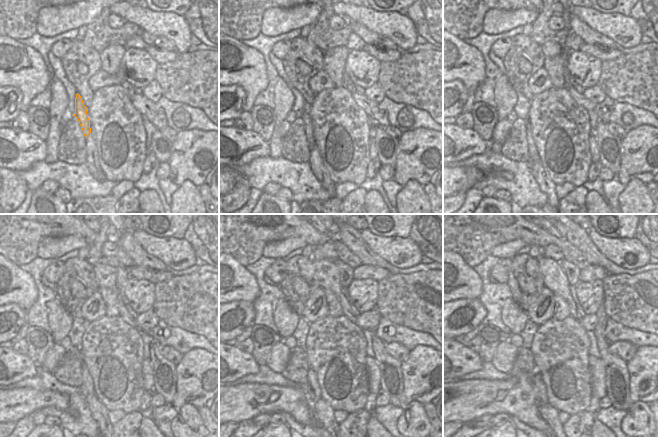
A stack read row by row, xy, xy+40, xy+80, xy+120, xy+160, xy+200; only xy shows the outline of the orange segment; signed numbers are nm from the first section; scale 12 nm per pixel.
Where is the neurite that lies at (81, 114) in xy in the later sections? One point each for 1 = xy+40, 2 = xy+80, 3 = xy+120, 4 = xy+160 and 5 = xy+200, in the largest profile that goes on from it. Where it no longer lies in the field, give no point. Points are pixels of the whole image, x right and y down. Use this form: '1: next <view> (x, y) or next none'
1: next xy+40 (306, 118)
2: next xy+80 (534, 155)
3: next xy+120 (87, 388)
4: next xy+160 (312, 390)
5: next xy+200 (539, 388)

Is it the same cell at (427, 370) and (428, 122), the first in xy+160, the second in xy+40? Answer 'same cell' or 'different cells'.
different cells

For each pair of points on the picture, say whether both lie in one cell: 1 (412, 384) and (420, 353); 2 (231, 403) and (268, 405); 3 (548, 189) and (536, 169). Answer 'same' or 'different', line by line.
1: same
2: same
3: same

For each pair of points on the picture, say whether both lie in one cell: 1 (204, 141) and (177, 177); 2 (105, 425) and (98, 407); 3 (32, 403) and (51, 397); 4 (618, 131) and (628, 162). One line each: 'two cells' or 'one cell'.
1: one cell
2: one cell
3: one cell
4: two cells

